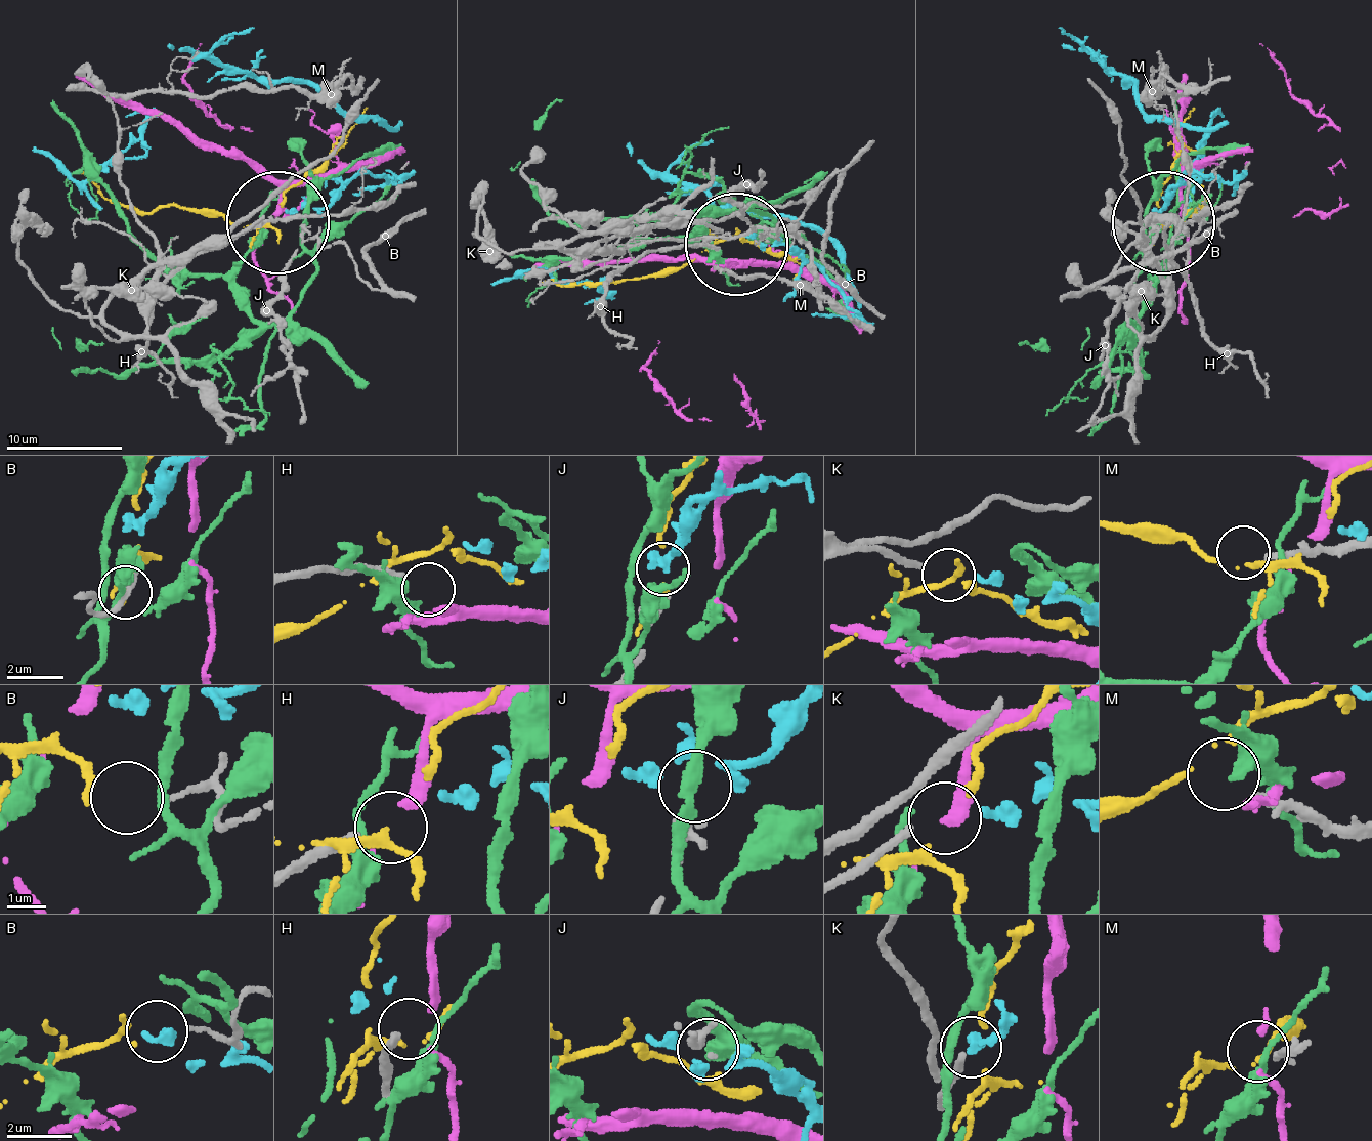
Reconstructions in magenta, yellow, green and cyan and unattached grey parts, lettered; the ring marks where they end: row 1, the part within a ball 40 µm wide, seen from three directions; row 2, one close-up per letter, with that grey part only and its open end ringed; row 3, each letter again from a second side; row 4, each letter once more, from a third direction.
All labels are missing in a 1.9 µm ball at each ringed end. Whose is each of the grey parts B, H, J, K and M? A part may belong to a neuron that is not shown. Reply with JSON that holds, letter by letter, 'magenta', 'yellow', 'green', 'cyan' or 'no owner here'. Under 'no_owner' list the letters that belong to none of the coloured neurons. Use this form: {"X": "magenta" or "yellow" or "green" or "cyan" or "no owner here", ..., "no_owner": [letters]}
{"B": "yellow", "H": "magenta", "J": "cyan", "K": "no owner here", "M": "no owner here", "no_owner": ["K", "M"]}

